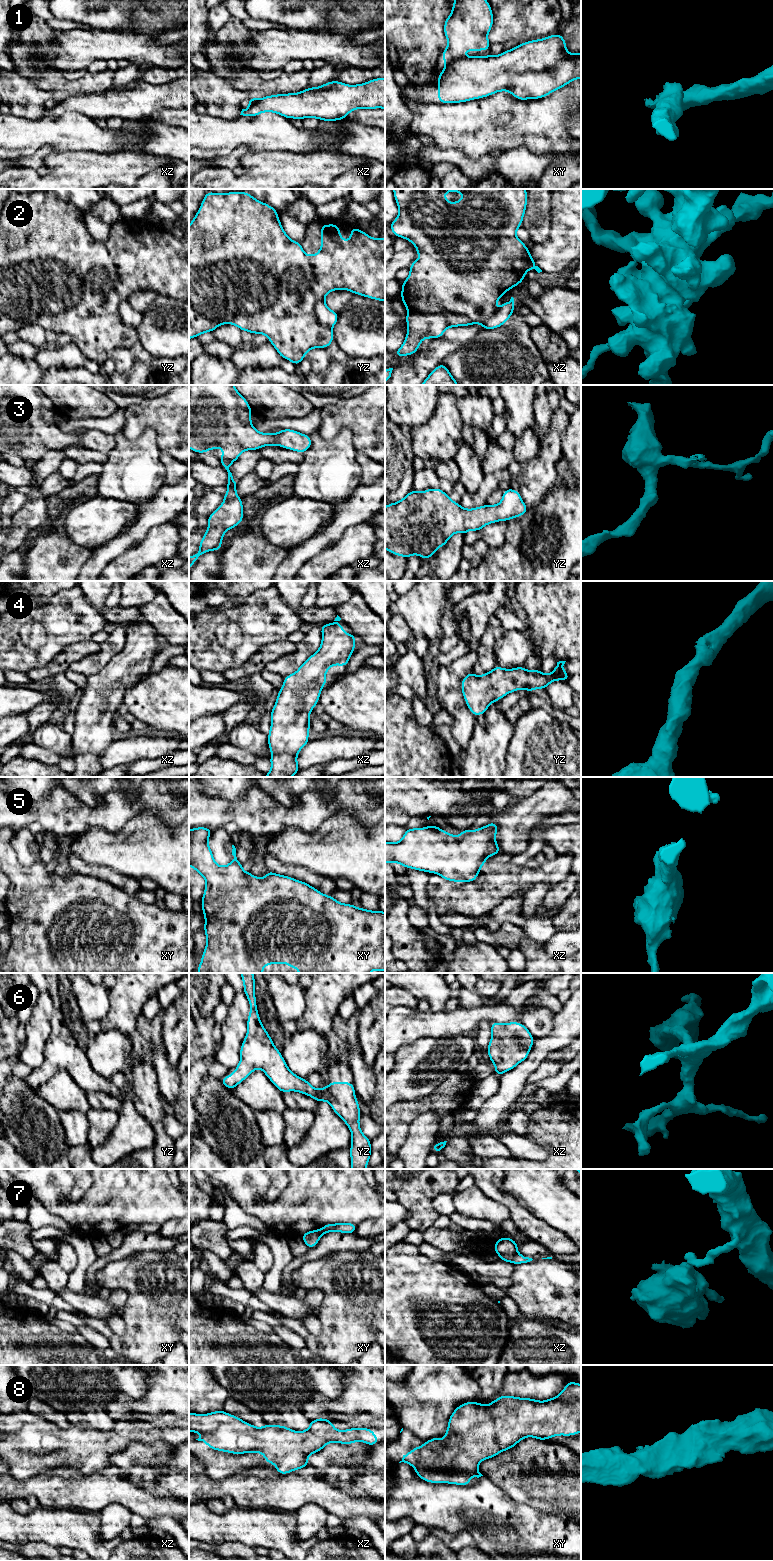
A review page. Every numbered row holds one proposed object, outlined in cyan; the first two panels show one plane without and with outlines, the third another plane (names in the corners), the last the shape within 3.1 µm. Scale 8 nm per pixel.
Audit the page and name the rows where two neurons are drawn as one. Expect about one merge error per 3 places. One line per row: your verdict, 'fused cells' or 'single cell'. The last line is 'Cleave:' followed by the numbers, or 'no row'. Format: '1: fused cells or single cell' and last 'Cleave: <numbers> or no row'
1: fused cells
2: fused cells
3: single cell
4: single cell
5: single cell
6: single cell
7: fused cells
8: single cell
Cleave: 1, 2, 7

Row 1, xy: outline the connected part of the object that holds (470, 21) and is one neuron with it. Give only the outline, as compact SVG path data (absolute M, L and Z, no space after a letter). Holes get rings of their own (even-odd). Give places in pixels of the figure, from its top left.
M454 0L451 14L444 22L444 34L448 40L448 46L442 52L445 65L464 58L462 53L468 50L490 50L487 35L492 26L493 13L487 0Z

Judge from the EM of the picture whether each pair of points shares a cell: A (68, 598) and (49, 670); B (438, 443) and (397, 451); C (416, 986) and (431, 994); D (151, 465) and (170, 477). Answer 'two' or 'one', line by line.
A: two
B: two
C: one
D: two

